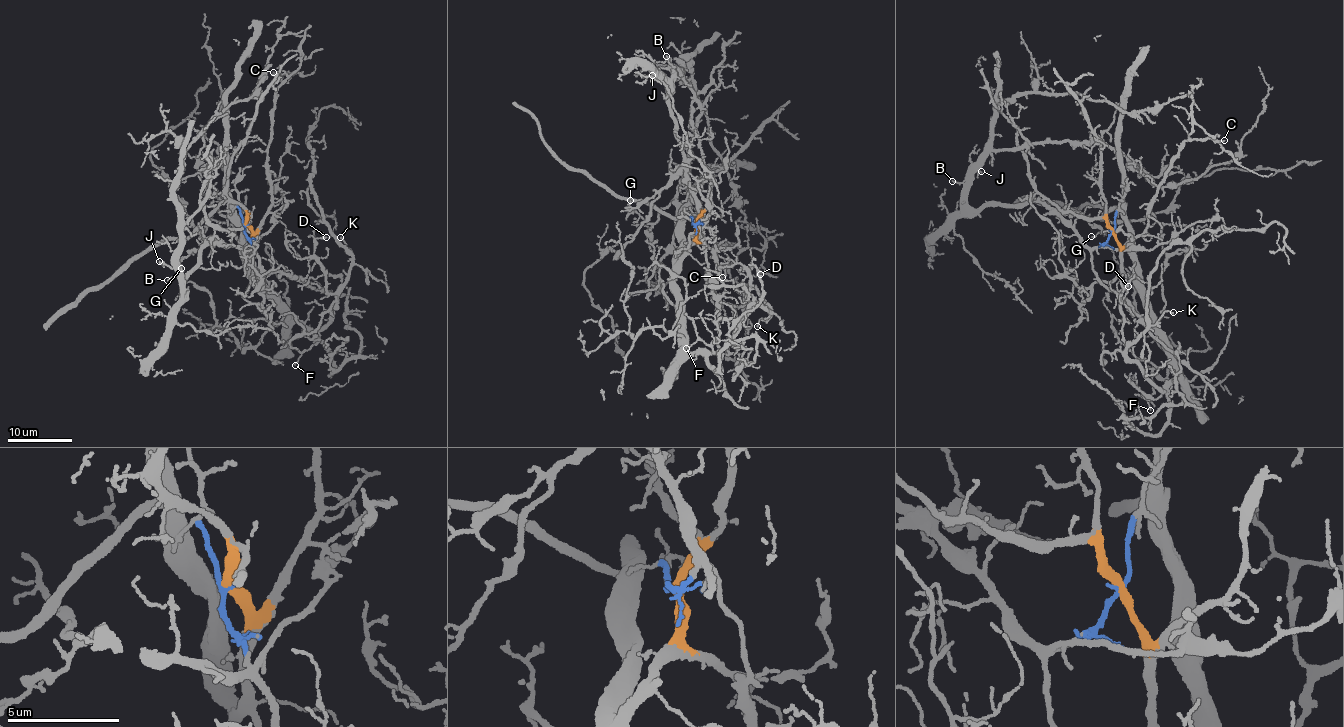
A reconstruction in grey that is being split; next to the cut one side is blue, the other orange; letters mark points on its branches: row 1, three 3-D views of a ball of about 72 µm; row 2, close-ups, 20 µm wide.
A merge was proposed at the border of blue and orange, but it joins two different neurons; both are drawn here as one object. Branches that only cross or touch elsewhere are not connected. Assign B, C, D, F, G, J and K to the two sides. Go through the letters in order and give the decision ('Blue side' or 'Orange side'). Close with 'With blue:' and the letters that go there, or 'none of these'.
B: Blue side
C: Orange side
D: Orange side
F: Orange side
G: Blue side
J: Blue side
K: Orange side
With blue: B, G, J

